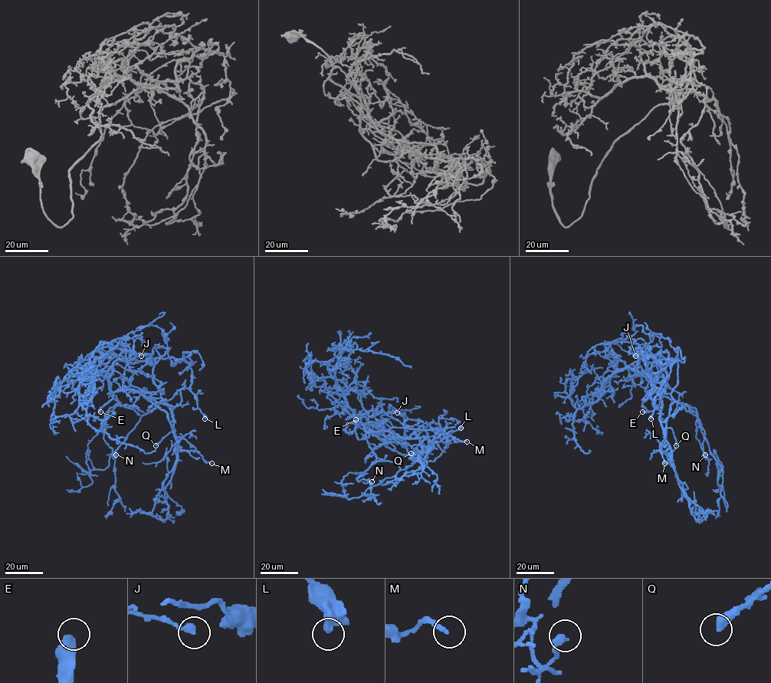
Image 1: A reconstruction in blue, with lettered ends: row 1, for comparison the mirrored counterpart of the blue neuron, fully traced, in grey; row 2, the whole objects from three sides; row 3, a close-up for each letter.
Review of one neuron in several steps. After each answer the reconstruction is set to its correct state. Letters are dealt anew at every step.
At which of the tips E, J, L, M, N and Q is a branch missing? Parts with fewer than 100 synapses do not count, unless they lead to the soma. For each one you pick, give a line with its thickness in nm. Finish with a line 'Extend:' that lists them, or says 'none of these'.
E: calibre 480 nm
Extend: E

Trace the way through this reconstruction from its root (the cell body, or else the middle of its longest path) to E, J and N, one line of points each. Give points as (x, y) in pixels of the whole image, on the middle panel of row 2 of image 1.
E: (367, 431), (367, 438), (358, 438), (355, 430), (355, 419)
J: (367, 431), (352, 412), (357, 415), (371, 410), (397, 412)
N: (367, 431), (367, 441), (375, 460), (357, 481), (363, 479), (372, 481)

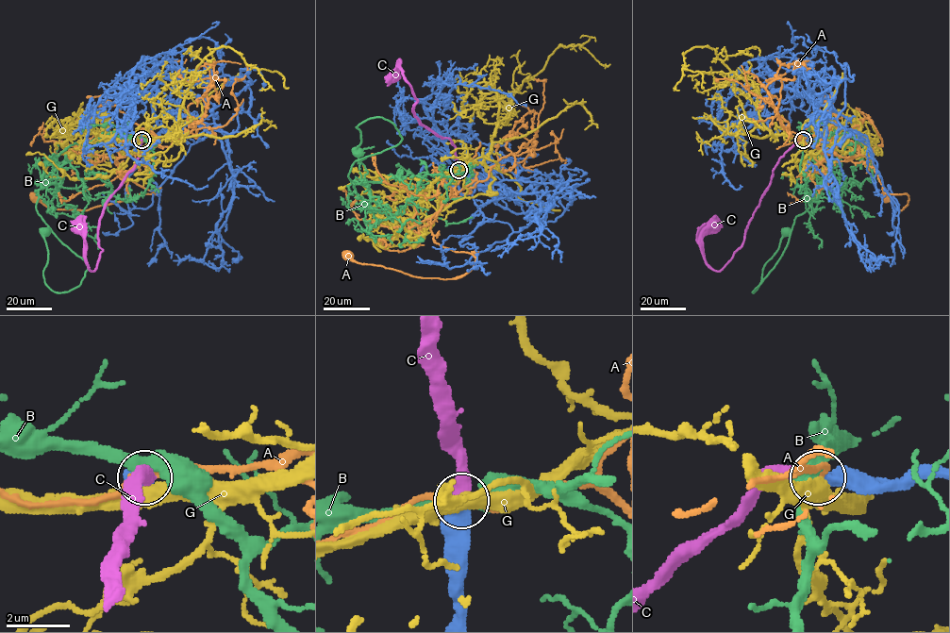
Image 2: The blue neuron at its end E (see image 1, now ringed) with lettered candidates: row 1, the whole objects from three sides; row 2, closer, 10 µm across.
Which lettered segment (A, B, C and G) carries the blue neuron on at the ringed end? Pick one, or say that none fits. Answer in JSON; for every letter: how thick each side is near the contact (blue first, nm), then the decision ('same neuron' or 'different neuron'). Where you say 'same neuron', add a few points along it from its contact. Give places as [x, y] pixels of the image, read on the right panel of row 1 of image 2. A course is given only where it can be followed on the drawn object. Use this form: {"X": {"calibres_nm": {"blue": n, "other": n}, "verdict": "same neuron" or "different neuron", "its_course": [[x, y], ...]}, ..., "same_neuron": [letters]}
{"A": {"calibres_nm": {"blue": 550, "other": 190}, "verdict": "different neuron"}, "B": {"calibres_nm": {"blue": 550, "other": 420}, "verdict": "different neuron"}, "C": {"calibres_nm": {"blue": 550, "other": 420}, "verdict": "same neuron", "its_course": [[804, 140], [773, 170], [742, 244], [719, 271], [703, 254], [703, 233], [712, 224]]}, "G": {"calibres_nm": {"blue": 600, "other": 460}, "verdict": "different neuron"}, "same_neuron": ["C"]}

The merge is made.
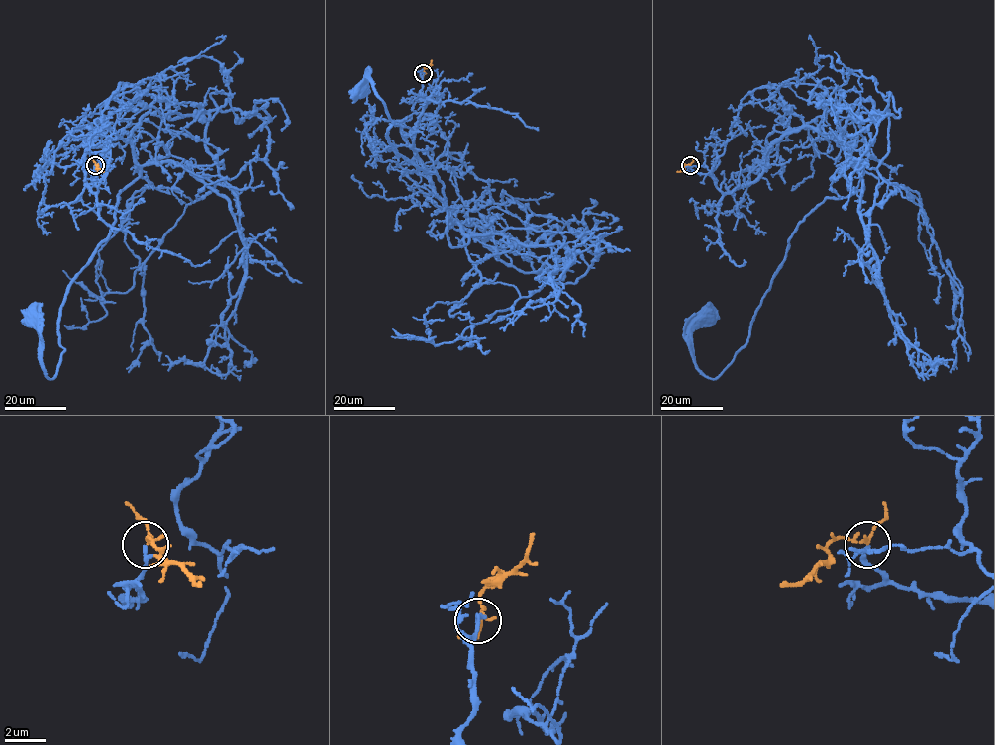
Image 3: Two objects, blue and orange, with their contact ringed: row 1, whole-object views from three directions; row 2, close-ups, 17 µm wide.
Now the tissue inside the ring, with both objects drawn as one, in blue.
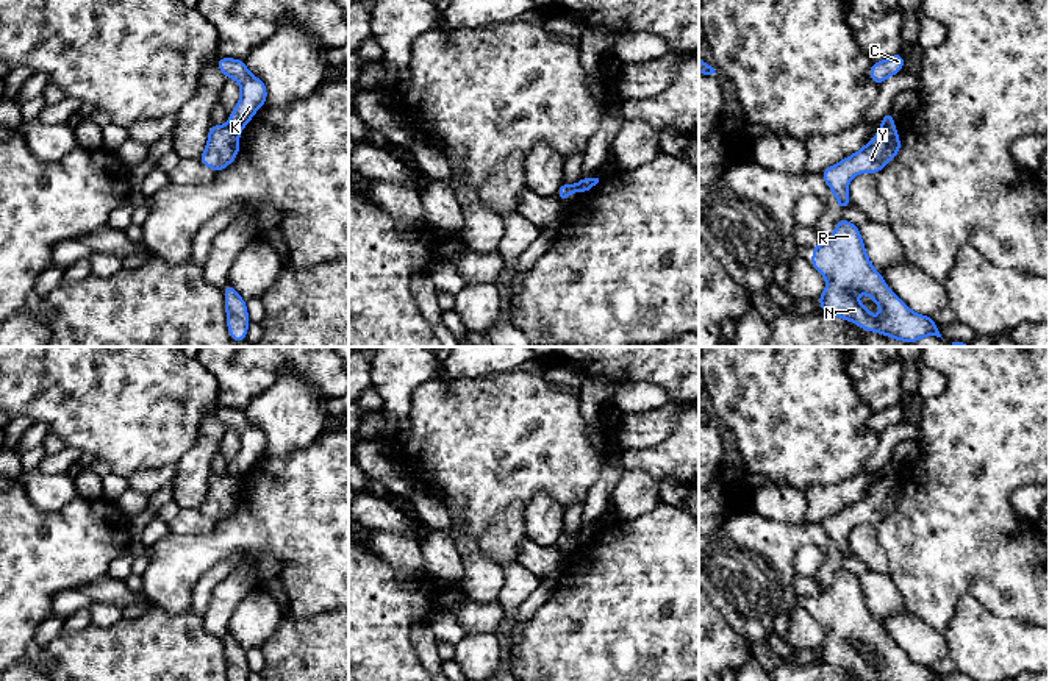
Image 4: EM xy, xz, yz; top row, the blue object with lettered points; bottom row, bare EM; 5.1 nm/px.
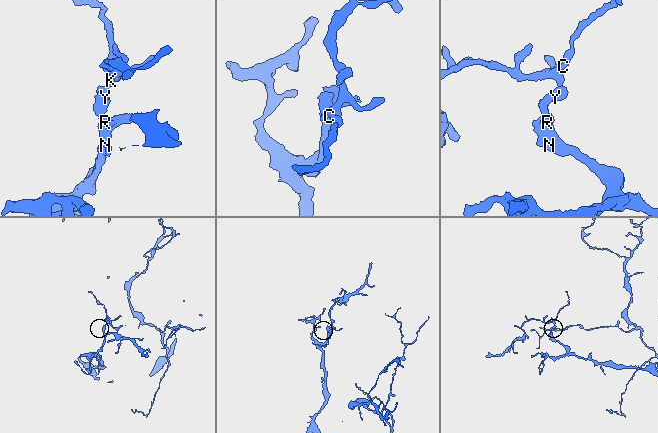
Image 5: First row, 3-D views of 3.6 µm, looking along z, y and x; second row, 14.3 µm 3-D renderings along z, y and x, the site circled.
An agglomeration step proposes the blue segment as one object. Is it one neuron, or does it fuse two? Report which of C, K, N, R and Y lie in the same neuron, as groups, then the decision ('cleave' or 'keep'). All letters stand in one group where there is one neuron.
groups C K / N R Y; cleave

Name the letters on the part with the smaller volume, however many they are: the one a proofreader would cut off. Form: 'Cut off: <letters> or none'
Cut off: C, K

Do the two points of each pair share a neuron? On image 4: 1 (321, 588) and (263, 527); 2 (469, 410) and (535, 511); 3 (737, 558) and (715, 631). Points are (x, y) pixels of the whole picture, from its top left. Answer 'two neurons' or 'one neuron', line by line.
1: one neuron
2: two neurons
3: two neurons

